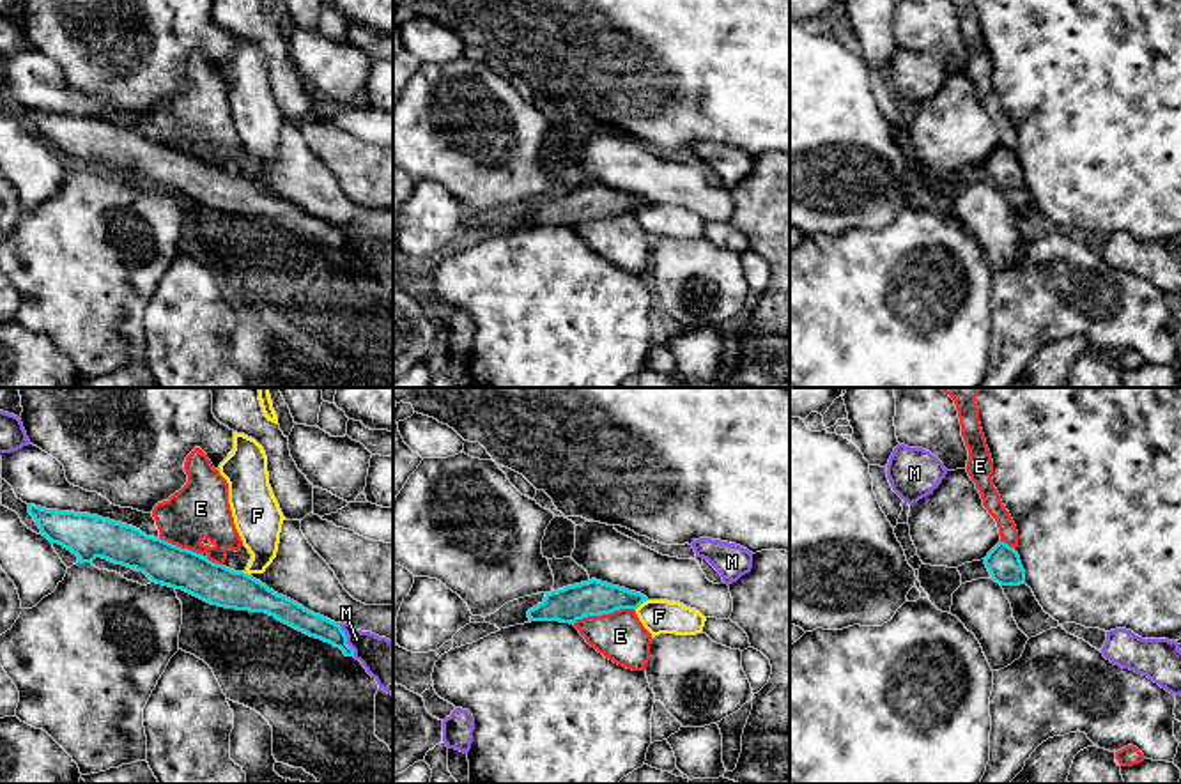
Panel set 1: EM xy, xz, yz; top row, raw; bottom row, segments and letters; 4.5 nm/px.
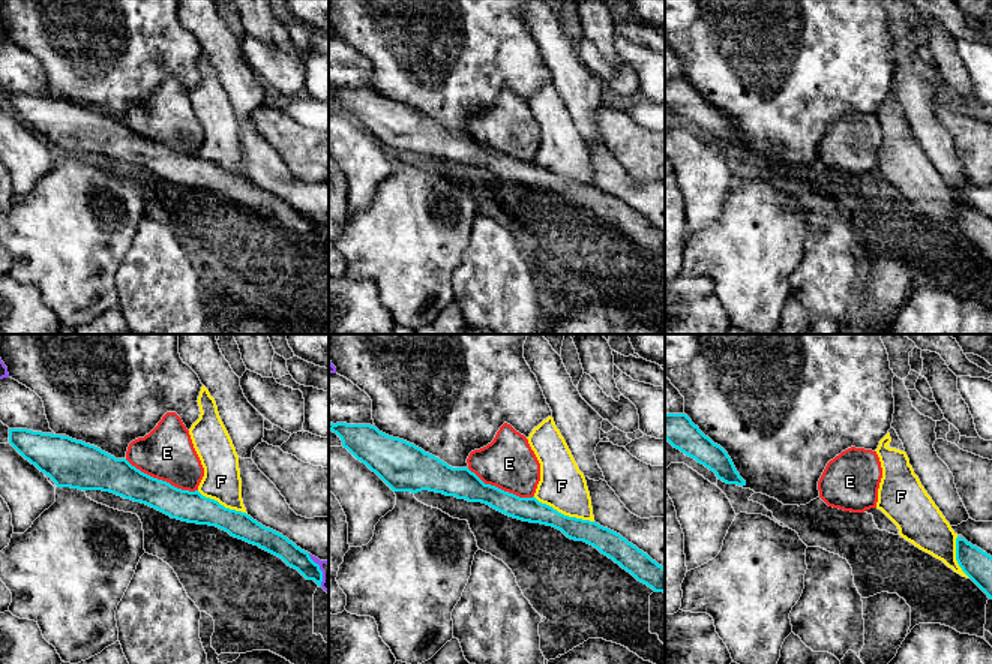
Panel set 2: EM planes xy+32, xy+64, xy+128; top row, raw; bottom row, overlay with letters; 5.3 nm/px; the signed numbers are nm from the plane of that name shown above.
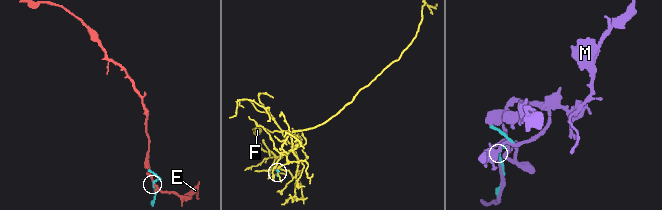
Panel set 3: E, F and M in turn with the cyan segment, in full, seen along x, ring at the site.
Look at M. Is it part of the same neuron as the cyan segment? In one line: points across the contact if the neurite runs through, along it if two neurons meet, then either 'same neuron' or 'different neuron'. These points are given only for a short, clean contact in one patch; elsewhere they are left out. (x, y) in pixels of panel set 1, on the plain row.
same neuron

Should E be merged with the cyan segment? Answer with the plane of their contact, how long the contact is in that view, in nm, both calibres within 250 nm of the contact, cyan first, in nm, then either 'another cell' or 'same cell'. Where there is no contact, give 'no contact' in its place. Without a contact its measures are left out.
xz | 300 nm | 160/220 nm | another cell

